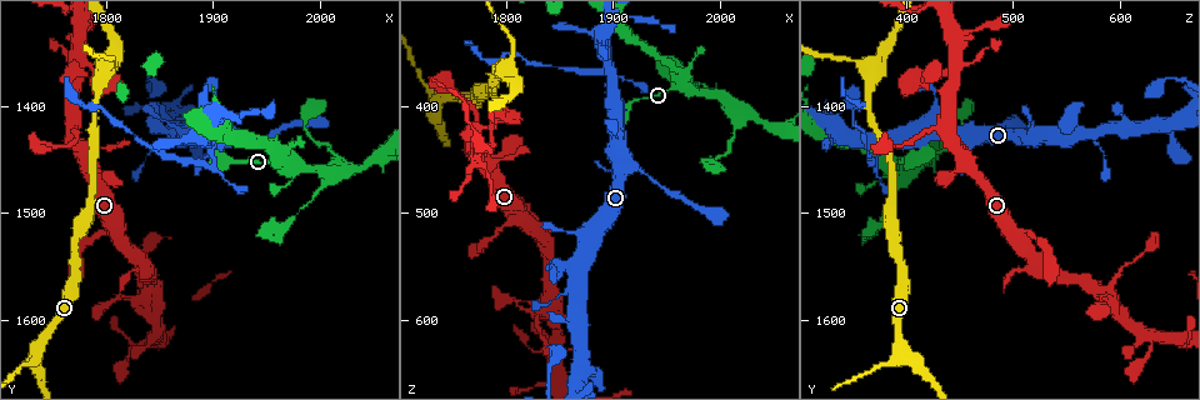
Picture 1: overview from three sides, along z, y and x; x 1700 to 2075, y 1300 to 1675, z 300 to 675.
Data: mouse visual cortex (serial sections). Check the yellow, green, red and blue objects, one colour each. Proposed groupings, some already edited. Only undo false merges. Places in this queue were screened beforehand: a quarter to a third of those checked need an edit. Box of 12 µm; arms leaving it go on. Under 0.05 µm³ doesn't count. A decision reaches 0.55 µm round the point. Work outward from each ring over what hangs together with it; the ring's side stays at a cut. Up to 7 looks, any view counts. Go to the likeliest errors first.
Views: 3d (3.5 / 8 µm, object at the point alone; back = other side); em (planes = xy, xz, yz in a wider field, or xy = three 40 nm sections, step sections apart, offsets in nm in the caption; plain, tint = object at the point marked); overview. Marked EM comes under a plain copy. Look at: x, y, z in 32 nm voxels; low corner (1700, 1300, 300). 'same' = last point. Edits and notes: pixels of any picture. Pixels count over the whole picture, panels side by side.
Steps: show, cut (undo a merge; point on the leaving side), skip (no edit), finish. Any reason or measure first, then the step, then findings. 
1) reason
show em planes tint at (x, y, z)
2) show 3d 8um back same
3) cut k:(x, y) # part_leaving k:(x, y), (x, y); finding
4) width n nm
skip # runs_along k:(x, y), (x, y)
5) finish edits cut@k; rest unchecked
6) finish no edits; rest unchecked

sharp bend
show 3d 3.5um back at (1898, 1436, 376)

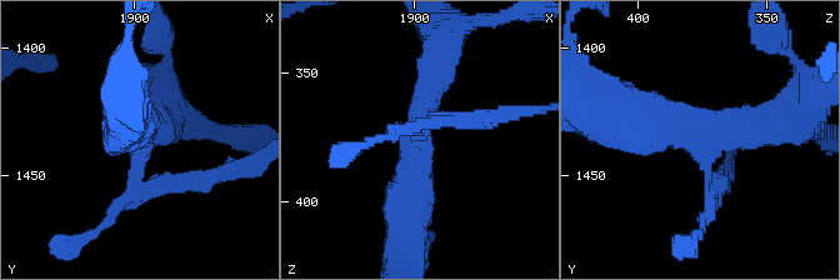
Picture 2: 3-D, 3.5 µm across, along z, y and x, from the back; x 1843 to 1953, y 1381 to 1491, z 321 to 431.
arms 3; arm_widths 150, 350, 600 nm
show em xy step 5 tint at (1899, 1434, 377)

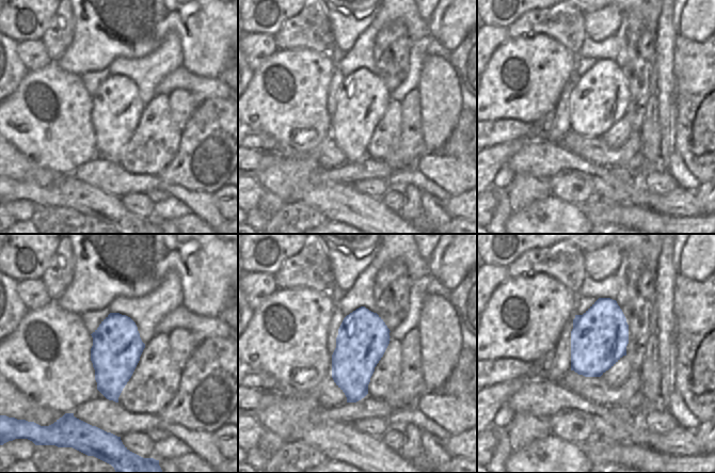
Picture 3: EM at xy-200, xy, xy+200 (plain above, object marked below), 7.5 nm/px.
width 380 nm
cut 2:(185, 179) # part_leaving 2:(138, 178), (195, 185), (253, 165); two cells meet here

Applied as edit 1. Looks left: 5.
abrupt turn
show 3d 8um at (1774, 1370, 420)

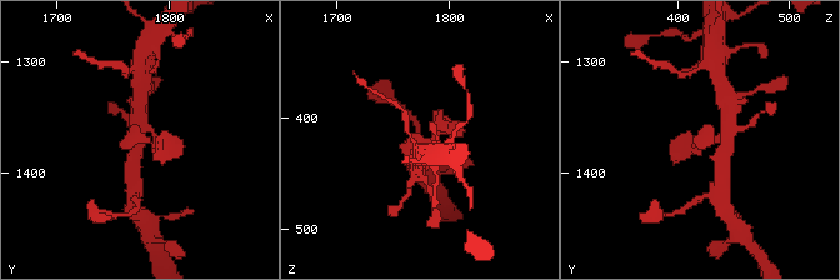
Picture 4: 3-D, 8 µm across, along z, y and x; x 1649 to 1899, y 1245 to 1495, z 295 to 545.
show 3d 3.5um at (1772, 1370, 422)

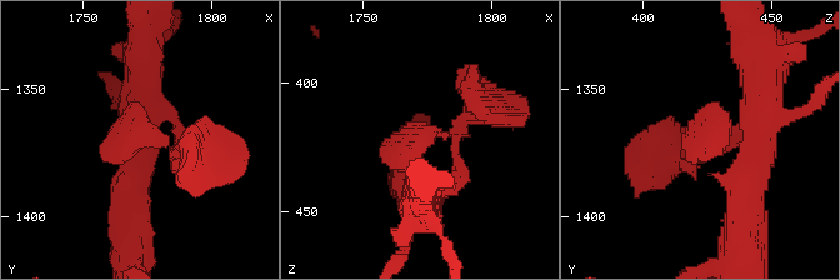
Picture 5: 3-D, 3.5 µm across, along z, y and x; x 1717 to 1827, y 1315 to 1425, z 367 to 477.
show em xy step 5 tint at (1773, 1368, 420)

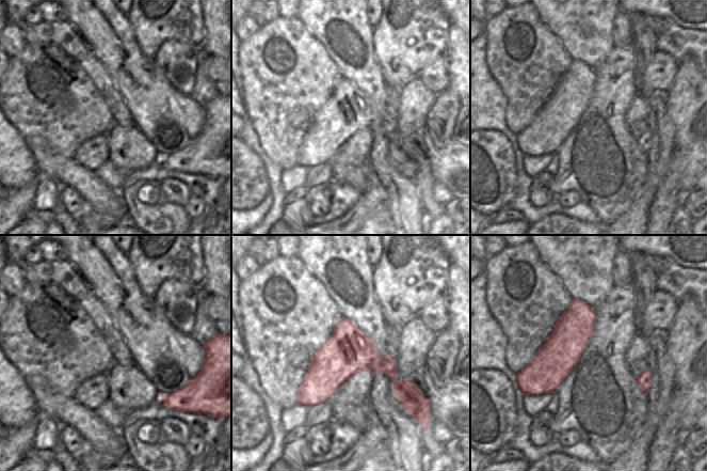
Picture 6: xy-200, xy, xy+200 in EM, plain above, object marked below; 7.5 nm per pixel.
skip # runs_along 5:(460, 178), (456, 145), (440, 133), (383, 151); all the same cell

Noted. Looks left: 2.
three arms meet
show 3d 3.5um at (1794, 1372, 368)

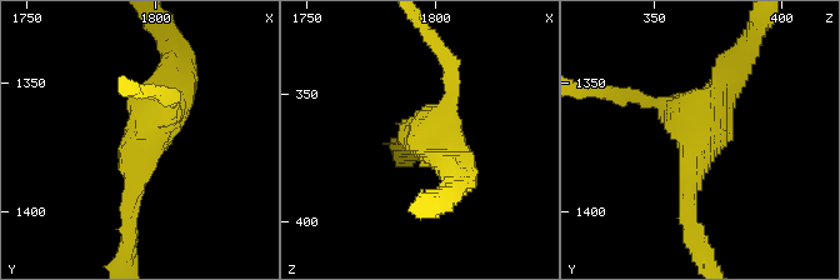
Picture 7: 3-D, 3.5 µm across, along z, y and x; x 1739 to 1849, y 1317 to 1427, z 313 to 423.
skip # runs_along 7:(690, 199), (694, 119), (745, 56); one cell here

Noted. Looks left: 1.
finish edits cut@2; rest unchecked

